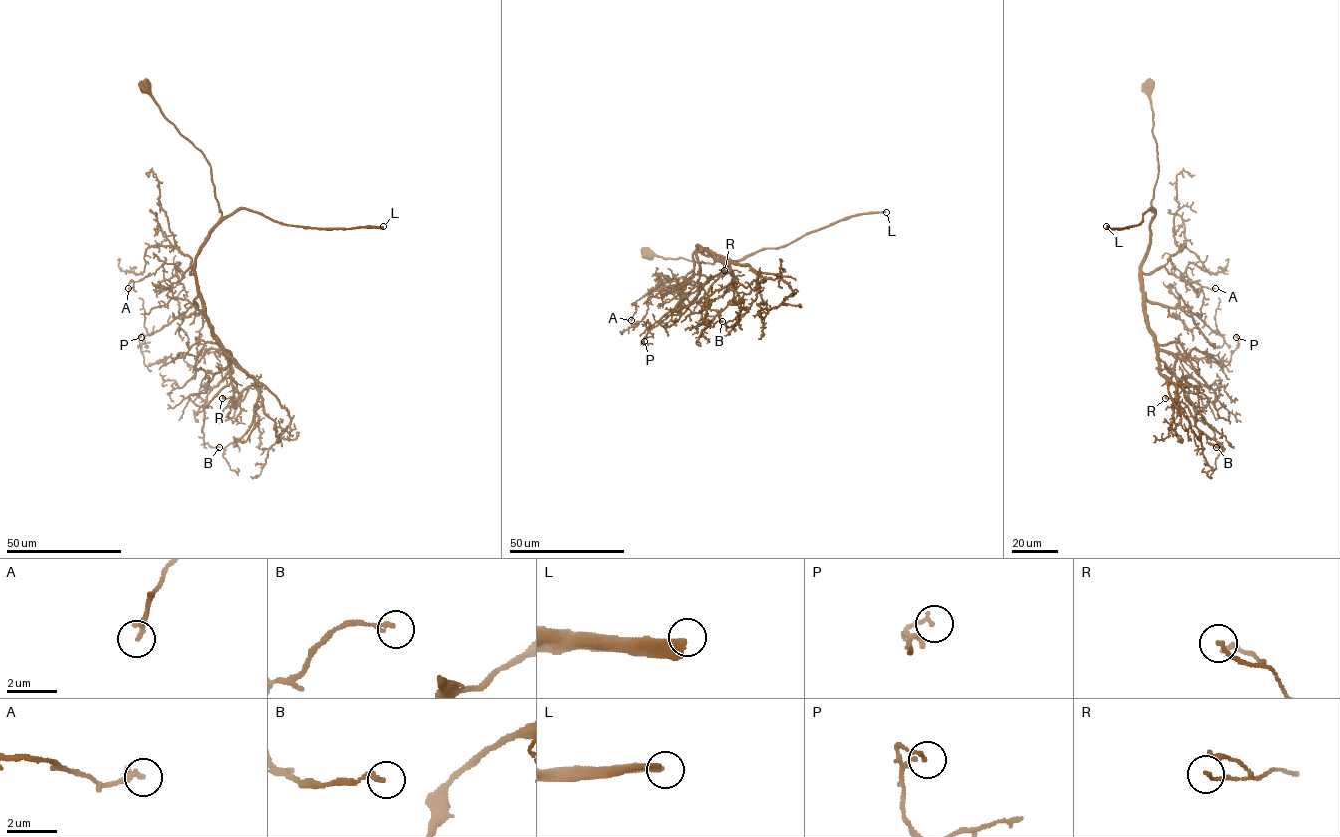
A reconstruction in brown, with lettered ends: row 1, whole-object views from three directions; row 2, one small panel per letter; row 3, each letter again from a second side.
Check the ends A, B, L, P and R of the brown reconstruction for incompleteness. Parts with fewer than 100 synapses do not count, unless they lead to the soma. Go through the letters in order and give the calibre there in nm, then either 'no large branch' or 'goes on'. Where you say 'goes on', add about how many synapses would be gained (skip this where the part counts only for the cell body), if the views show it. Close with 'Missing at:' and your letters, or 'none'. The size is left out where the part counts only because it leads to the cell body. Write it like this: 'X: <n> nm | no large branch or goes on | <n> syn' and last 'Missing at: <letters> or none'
A: 240 nm | no large branch
B: 180 nm | no large branch
L: 400 nm | goes on | 550 syn
P: 130 nm | no large branch
R: 150 nm | no large branch
Missing at: L

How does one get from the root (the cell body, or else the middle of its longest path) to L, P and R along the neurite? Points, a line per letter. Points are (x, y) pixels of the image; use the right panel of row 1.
L: (1149, 86), (1158, 161), (1151, 202), (1154, 216), (1152, 218), (1154, 210), (1150, 208), (1138, 225), (1106, 226)
P: (1149, 86), (1158, 161), (1141, 267), (1149, 332), (1159, 345), (1179, 341), (1191, 357), (1225, 366), (1236, 337)
R: (1149, 86), (1158, 175), (1141, 286), (1143, 314), (1153, 339), (1176, 359), (1179, 397), (1165, 398)

